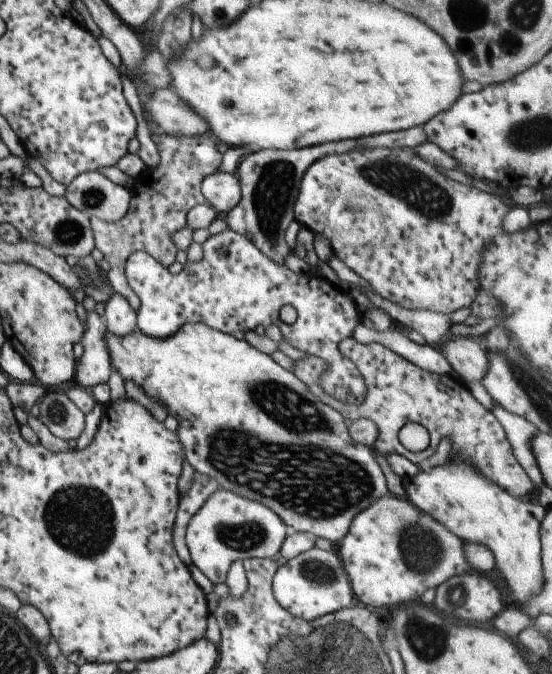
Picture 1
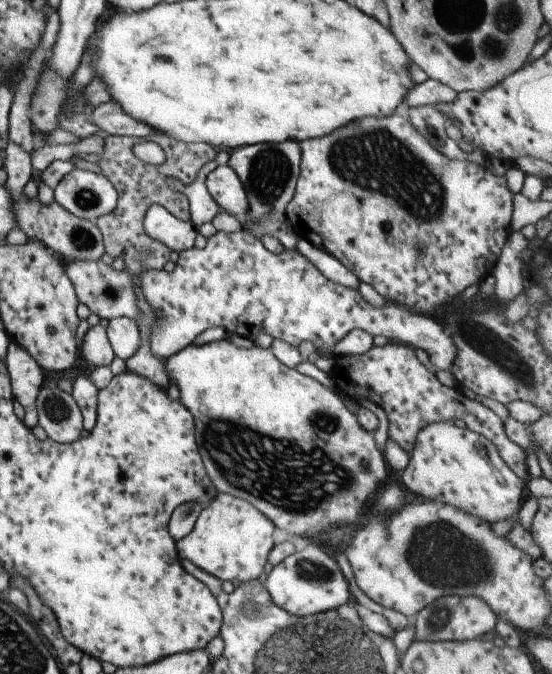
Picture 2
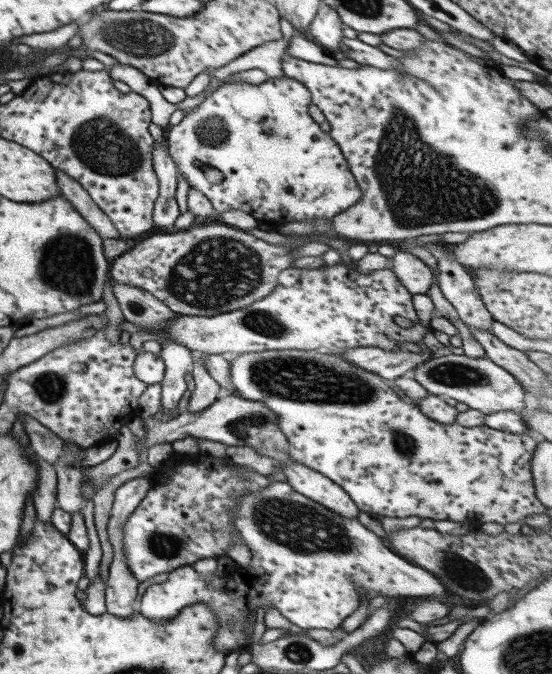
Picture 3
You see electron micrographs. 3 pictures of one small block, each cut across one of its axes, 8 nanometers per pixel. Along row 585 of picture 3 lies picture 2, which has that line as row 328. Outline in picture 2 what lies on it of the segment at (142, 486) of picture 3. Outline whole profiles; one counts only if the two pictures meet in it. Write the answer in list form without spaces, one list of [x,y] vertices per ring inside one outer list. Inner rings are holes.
[[[124,317],[114,318],[109,321],[106,332],[115,356],[128,360],[136,354],[140,346],[140,331],[133,320]]]

